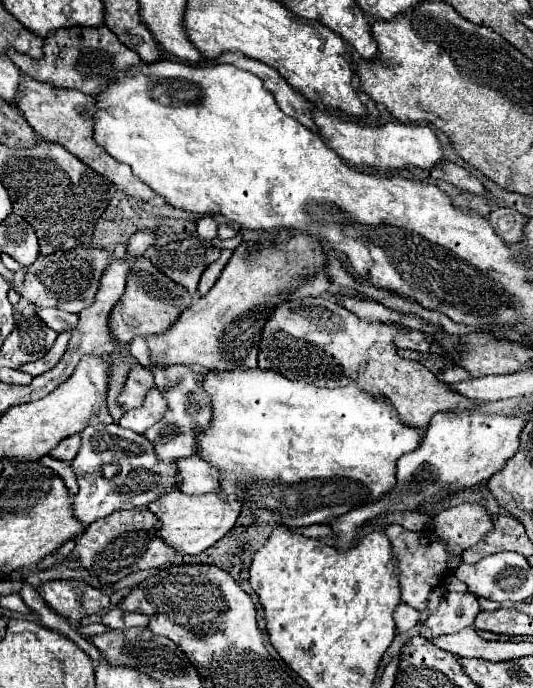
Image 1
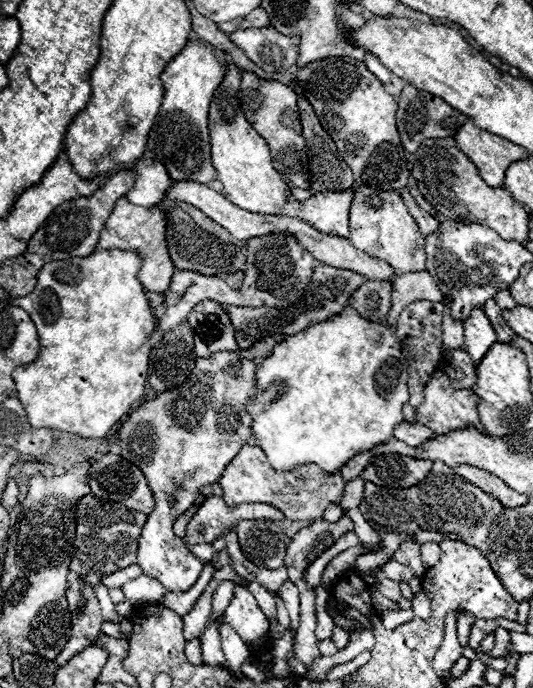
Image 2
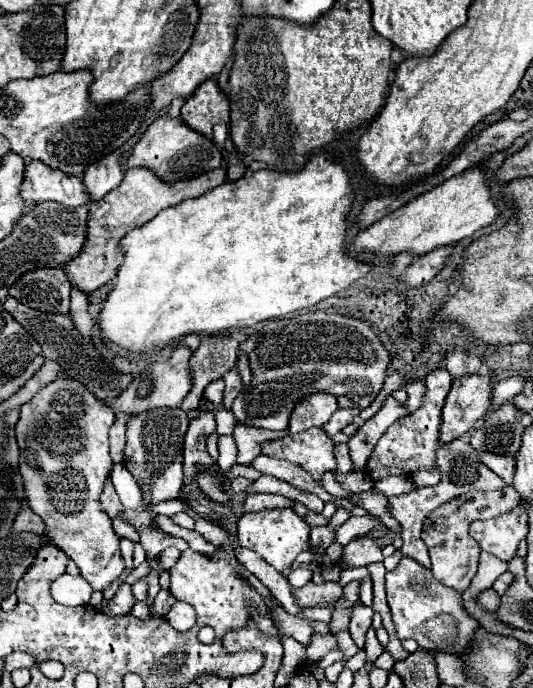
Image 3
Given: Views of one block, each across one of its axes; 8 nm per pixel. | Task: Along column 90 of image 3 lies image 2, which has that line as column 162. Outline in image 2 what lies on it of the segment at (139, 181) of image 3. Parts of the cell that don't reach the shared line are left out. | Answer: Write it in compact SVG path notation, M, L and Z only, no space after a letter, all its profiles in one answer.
M122 196L116 202L114 212L110 214L108 222L104 224L104 230L100 234L96 250L102 248L120 248L120 250L138 250L140 256L144 258L142 268L140 268L140 282L146 290L150 292L166 292L172 276L176 272L176 266L172 264L170 252L168 252L168 240L166 240L166 226L168 226L168 208L174 206L174 202L160 202L152 208L142 208L132 204L126 196Z

